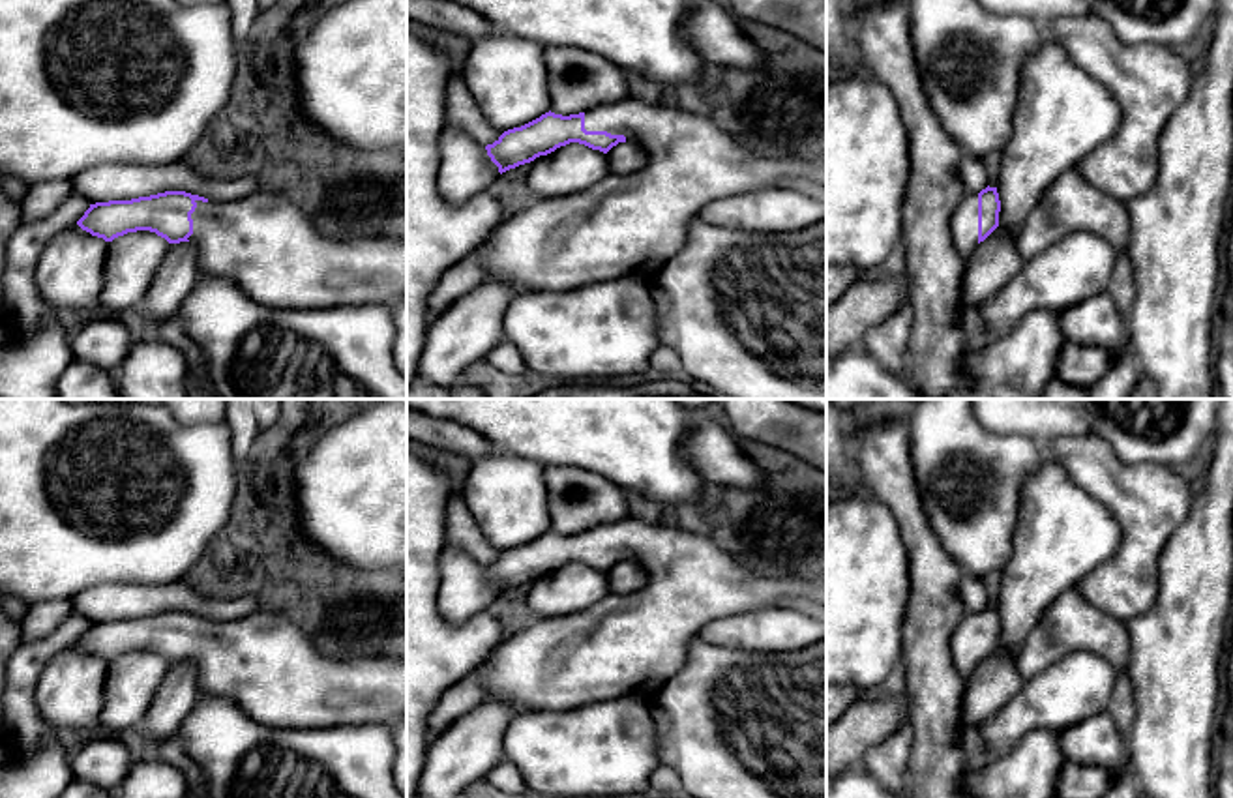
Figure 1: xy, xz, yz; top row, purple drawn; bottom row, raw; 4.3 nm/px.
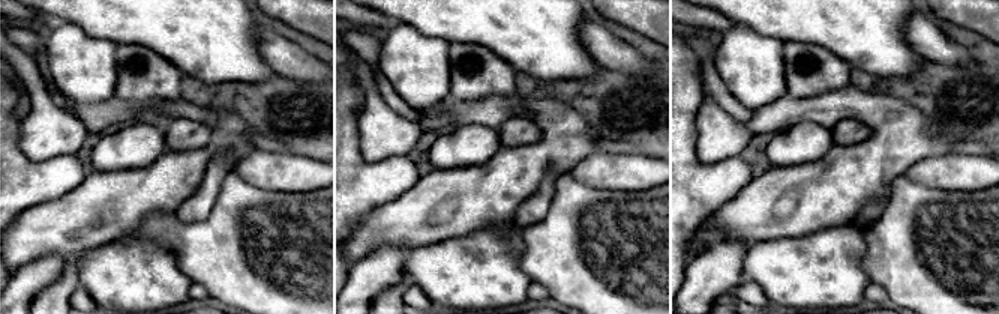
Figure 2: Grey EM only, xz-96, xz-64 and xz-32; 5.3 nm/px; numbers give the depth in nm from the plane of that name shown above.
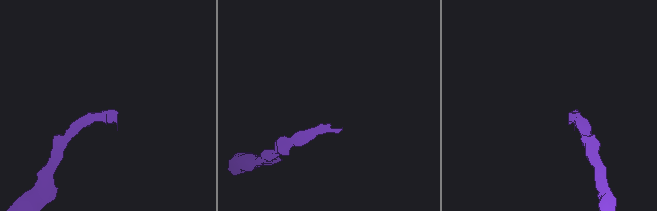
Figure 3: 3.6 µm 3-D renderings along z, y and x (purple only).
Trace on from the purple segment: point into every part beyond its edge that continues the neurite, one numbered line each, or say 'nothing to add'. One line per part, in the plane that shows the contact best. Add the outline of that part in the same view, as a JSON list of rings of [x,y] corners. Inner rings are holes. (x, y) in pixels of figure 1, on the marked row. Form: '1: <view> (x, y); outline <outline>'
1: xz (609, 231); outline [[[631,96],[585,112],[585,129],[624,135],[648,154],[648,165],[626,176],[609,174],[587,191],[542,200],[504,219],[482,253],[482,281],[519,292],[558,292],[639,273],[645,262],[667,262],[680,251],[690,223],[710,200],[804,180],[826,187],[824,159],[757,155],[705,116]]]

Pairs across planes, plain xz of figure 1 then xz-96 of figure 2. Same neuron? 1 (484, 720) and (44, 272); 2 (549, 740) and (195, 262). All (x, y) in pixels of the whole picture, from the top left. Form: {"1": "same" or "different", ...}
{"1": "same", "2": "different"}

